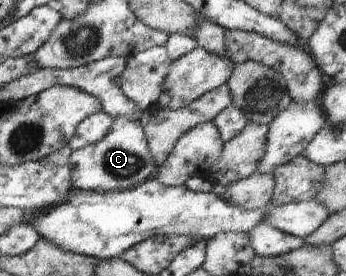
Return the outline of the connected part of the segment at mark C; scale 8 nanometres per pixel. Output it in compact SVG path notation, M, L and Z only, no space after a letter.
M129 117L114 118L110 131L97 143L75 149L68 160L72 186L76 189L96 191L119 191L135 188L153 178L157 170L151 156L145 131L139 121Z

